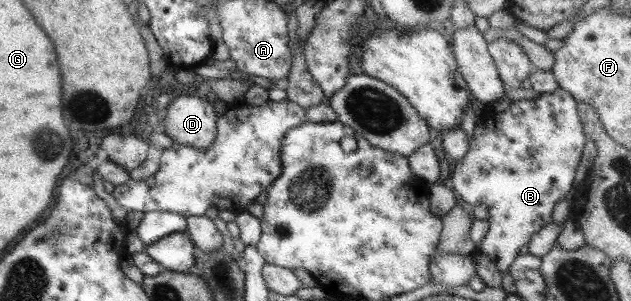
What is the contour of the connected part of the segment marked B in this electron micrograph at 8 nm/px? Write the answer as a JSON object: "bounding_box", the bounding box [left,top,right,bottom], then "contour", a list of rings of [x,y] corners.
{"bounding_box":[448,87,587,273],"contour":[[[557,87],[553,92],[540,93],[533,99],[513,101],[506,111],[486,108],[482,112],[481,122],[474,128],[465,156],[452,164],[448,184],[459,201],[464,200],[473,207],[481,204],[487,206],[489,230],[477,246],[477,253],[487,254],[501,273],[509,270],[519,255],[519,248],[528,246],[533,233],[552,222],[555,204],[570,197],[587,141],[577,105],[578,102],[569,92]]]}

